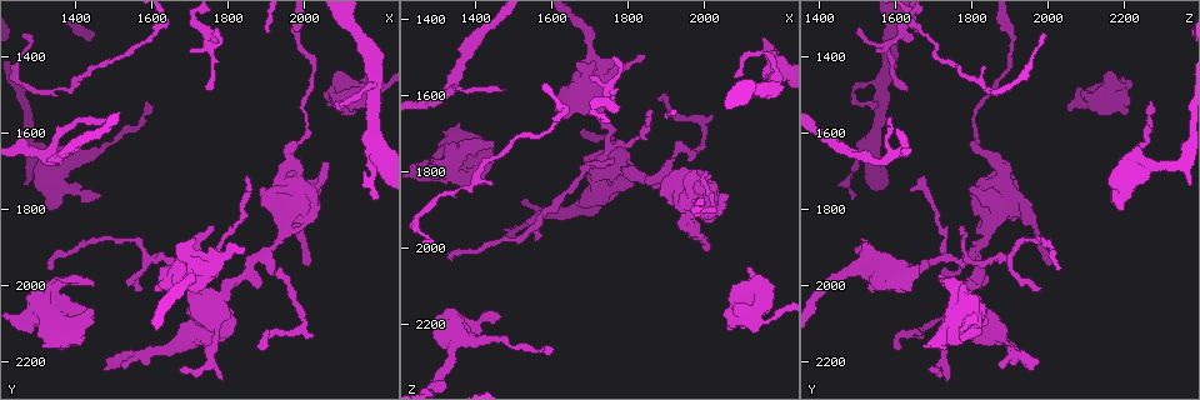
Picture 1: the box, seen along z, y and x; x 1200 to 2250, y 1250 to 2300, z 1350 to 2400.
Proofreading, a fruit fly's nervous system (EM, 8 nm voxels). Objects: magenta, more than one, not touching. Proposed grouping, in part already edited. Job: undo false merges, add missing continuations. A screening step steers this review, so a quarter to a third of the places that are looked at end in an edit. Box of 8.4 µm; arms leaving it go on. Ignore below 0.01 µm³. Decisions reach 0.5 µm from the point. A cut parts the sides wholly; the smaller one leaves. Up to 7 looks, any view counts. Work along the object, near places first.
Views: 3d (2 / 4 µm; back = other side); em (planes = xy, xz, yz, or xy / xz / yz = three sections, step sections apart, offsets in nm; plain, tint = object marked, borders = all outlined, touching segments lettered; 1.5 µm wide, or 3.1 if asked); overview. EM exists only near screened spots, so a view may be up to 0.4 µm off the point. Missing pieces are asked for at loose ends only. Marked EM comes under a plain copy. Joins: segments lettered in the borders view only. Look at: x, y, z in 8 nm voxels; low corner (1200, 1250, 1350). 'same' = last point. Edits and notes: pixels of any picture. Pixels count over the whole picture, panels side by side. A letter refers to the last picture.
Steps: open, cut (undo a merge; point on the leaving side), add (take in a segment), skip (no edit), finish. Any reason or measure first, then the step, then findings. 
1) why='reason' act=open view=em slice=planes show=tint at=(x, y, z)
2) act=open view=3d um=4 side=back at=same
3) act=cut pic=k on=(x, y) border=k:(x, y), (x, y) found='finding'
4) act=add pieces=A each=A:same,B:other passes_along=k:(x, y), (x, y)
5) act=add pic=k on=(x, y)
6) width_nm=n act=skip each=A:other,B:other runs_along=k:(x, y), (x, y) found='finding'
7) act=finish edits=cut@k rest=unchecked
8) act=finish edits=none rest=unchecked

why='tapers out' act=open view=3d um=4 at=(1590, 1520, 2270)

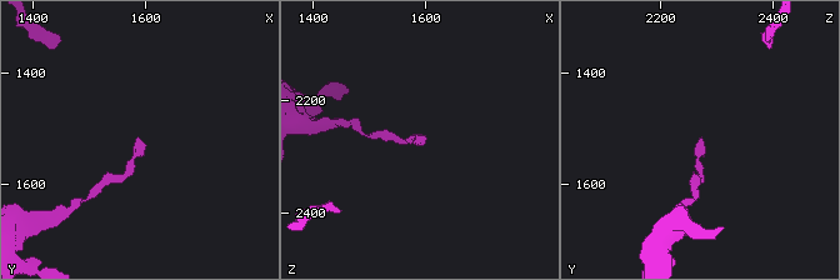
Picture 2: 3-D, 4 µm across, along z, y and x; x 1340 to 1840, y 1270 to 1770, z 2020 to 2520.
act=open view=em slice=planes show=borders at=(1585, 1520, 2270)

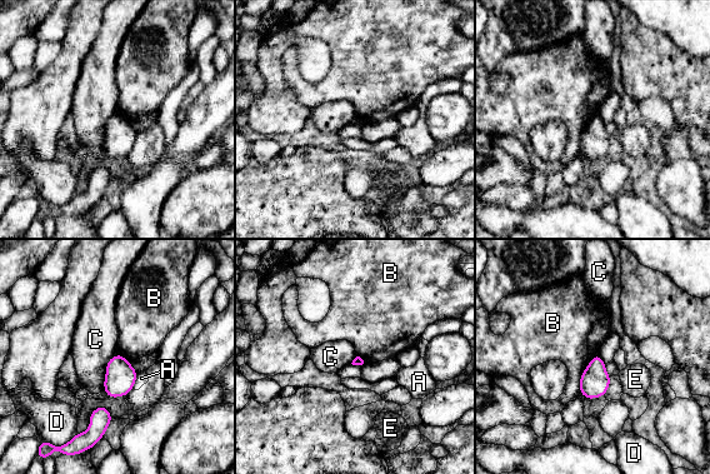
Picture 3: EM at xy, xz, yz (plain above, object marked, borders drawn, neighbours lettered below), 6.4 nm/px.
act=skip each=A:other,B:other,C:other,D:other,E:other border=3:(116, 353), (106, 364), (103, 388) found='none of them fits'

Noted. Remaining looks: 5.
why='branch stops here' act=open view=3d um=2 at=(2010, 1950, 2005)

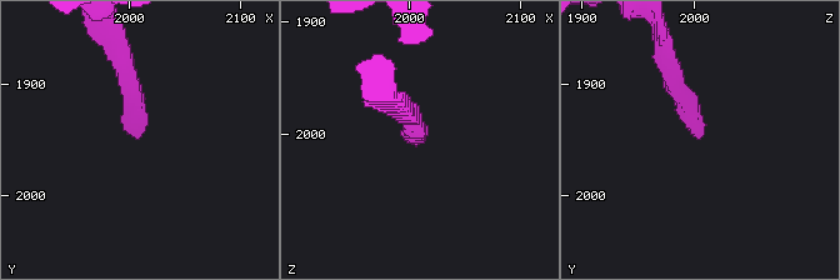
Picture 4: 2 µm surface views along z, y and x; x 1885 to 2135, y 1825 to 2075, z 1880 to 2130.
act=open view=em slice=planes show=borders at=(2006, 1950, 2002)

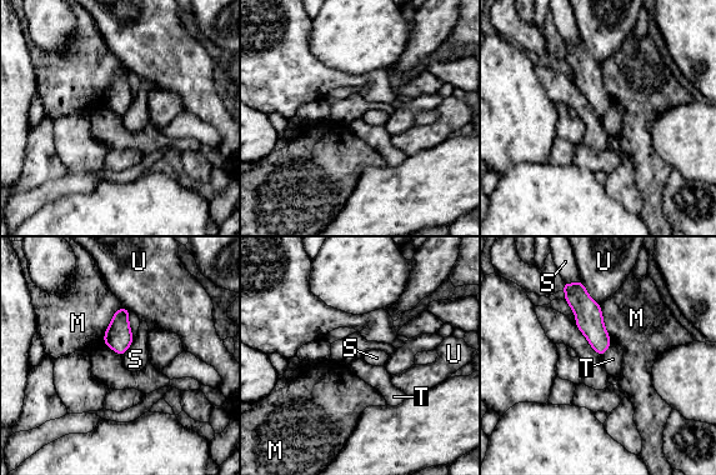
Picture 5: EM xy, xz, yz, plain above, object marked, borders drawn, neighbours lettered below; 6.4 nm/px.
longest_contact=M:280nm act=skip each=M:other,S:other,T:other,U:other found='no lettered segment goes on from it'

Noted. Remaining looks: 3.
act=open view=3d um=4 at=(2015, 1740, 1840)

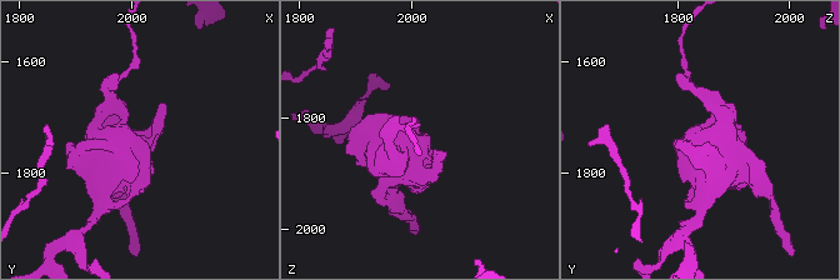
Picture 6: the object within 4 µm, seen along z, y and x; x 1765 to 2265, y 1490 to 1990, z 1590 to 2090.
why='now the EM' act=open view=em slice=planes show=borders at=(2020, 1740, 1840)

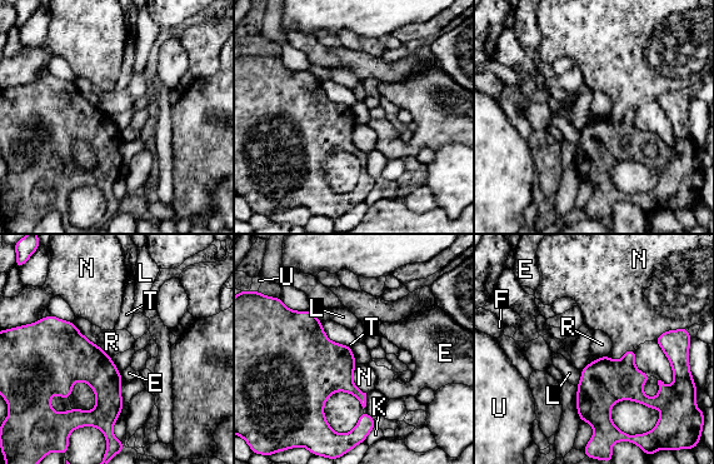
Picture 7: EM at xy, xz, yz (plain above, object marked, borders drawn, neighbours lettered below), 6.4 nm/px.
width_nm=240 act=skip each=E:other,F:other,K:other,L:other,N:other,R:other,T:other,U:other border=7:(320, 322), (333, 342), (350, 348) found='no lettered segment goes on from it'

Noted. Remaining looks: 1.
act=finish edits=none rest=unchecked

